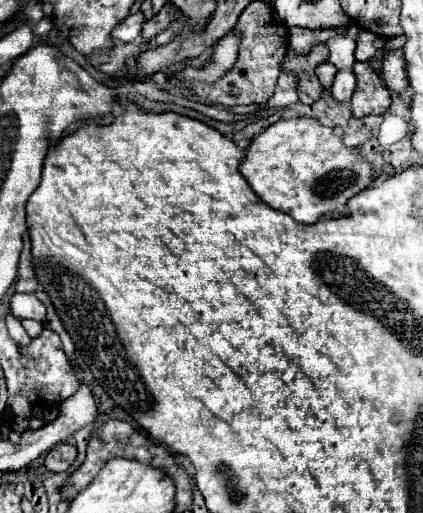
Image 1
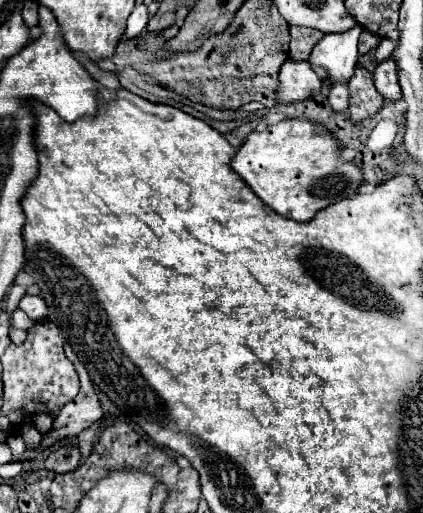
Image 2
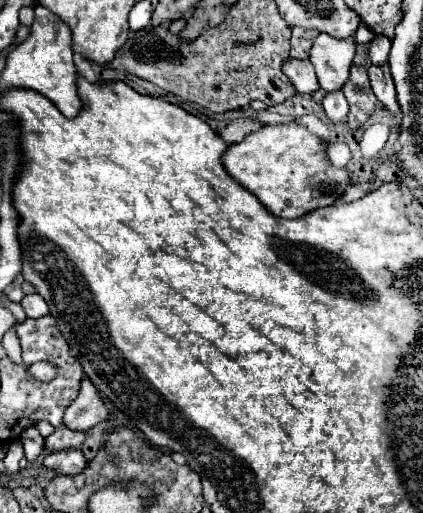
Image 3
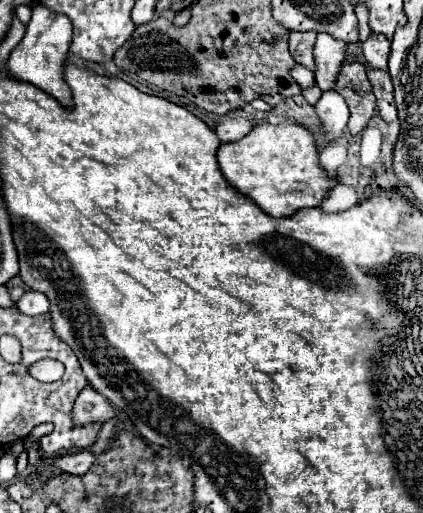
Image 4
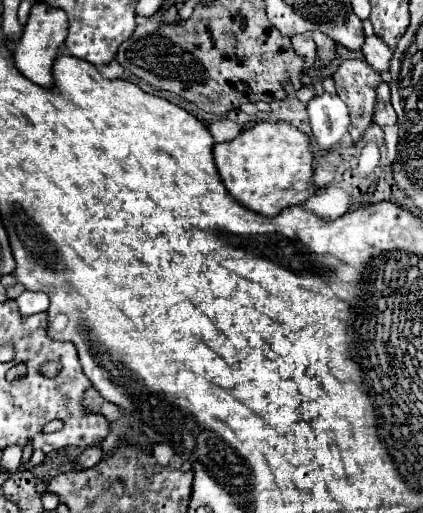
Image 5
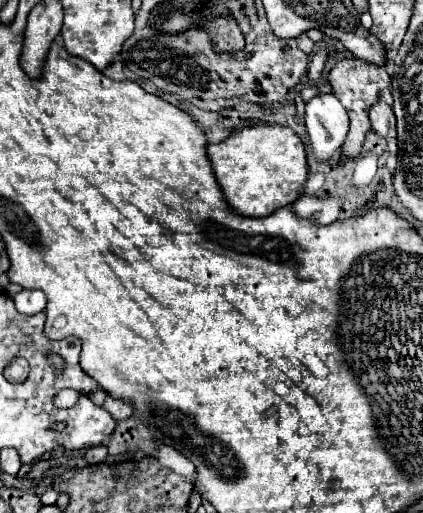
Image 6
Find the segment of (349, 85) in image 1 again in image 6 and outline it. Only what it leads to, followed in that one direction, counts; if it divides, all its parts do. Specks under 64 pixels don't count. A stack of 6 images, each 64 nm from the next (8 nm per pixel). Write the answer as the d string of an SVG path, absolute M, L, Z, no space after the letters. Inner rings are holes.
M334 94L314 96L306 104L306 130L312 154L318 162L326 162L346 140L348 114Z

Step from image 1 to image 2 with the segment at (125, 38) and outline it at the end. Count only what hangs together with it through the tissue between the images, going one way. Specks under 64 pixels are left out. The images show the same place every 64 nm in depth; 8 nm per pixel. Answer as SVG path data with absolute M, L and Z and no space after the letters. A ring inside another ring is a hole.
M138 4L130 18L128 18L128 26L126 26L126 34L124 38L132 38L132 36L138 36L146 30L146 24L148 24L148 6L146 4Z

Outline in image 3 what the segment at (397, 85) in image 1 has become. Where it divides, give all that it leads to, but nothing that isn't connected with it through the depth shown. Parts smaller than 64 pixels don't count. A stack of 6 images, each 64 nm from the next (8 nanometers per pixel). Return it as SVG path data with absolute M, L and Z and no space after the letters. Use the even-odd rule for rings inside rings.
M388 64L370 66L368 68L368 78L370 78L372 90L374 90L378 102L384 106L384 110L388 110L390 114L396 116L400 112L400 106L396 102L396 90L394 90L392 76L388 72Z

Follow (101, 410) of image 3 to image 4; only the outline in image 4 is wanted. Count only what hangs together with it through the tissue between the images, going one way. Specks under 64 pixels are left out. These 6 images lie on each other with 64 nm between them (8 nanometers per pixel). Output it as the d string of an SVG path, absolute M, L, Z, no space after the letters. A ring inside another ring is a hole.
M86 386L80 392L80 396L76 398L76 404L74 404L74 420L78 424L86 424L90 420L106 422L112 416L114 416L114 406L102 394L98 394L92 386Z

